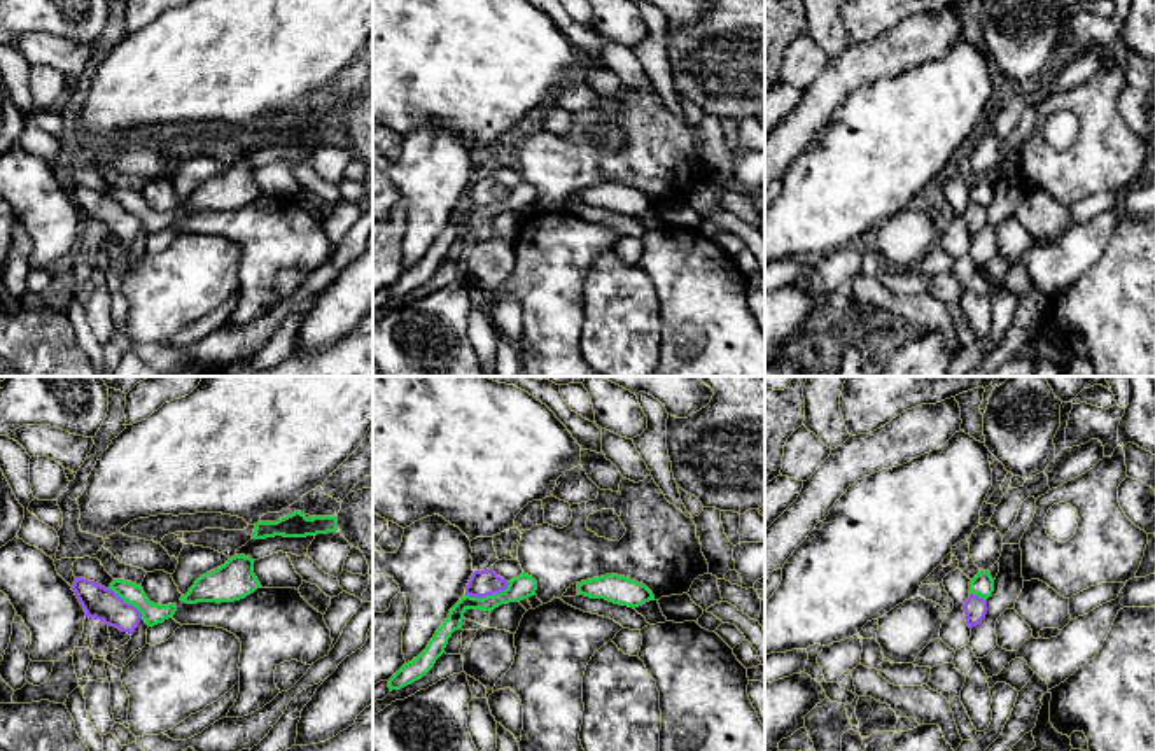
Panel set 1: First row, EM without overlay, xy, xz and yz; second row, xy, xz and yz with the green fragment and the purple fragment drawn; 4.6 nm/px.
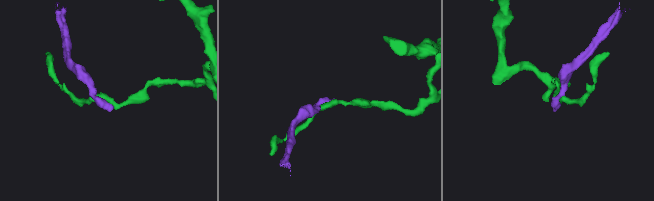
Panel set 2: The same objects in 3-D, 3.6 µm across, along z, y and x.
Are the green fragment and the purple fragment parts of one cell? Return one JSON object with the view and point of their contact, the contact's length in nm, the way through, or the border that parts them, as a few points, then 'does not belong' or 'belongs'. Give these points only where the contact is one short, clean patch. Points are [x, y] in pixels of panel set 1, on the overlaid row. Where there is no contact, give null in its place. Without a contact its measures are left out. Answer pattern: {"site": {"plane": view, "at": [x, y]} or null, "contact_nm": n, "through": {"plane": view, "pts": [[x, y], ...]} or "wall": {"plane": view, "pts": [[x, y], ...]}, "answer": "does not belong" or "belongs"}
{"site": {"plane": "xz", "at": [489, 596]}, "contact_nm": 220, "wall": {"plane": "xz", "pts": [[510, 582], [499, 592], [480, 597], [466, 596]]}, "answer": "does not belong"}

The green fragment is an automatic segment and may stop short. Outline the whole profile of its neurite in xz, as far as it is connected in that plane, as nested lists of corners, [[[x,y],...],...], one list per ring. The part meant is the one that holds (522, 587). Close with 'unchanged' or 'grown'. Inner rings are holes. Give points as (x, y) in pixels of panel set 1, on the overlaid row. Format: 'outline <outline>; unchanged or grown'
outline [[[522,572],[518,578],[513,578],[508,588],[500,593],[486,597],[471,597],[464,595],[448,613],[448,618],[436,630],[434,637],[429,641],[427,648],[411,662],[404,663],[390,679],[388,688],[401,690],[418,679],[422,679],[436,663],[436,660],[444,653],[448,639],[455,630],[462,627],[464,613],[467,609],[494,611],[495,607],[509,602],[520,602],[536,595],[537,581]]]; unchanged

